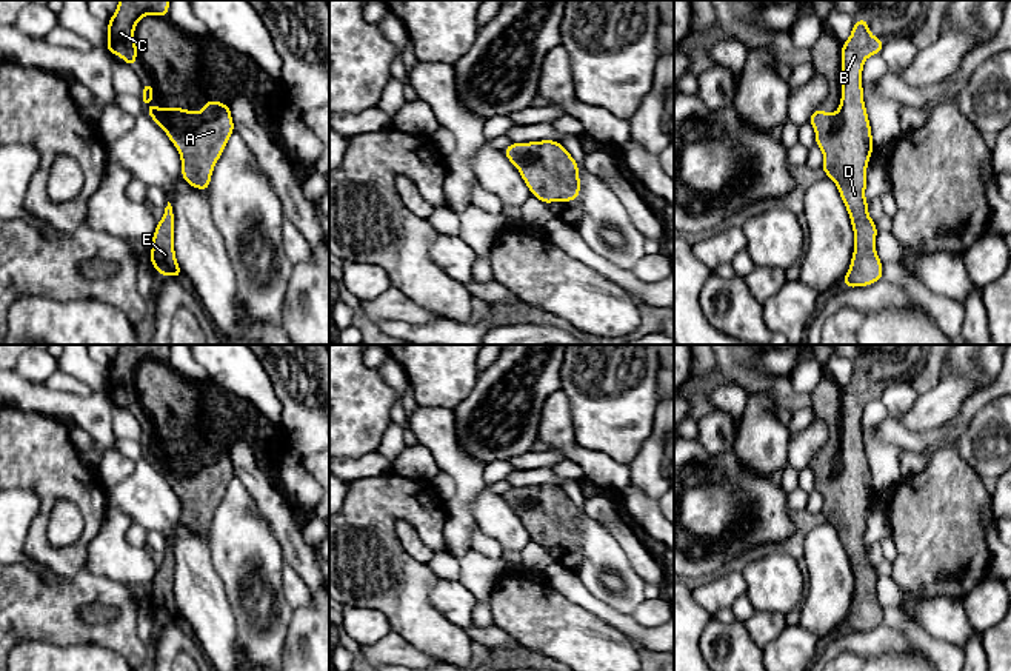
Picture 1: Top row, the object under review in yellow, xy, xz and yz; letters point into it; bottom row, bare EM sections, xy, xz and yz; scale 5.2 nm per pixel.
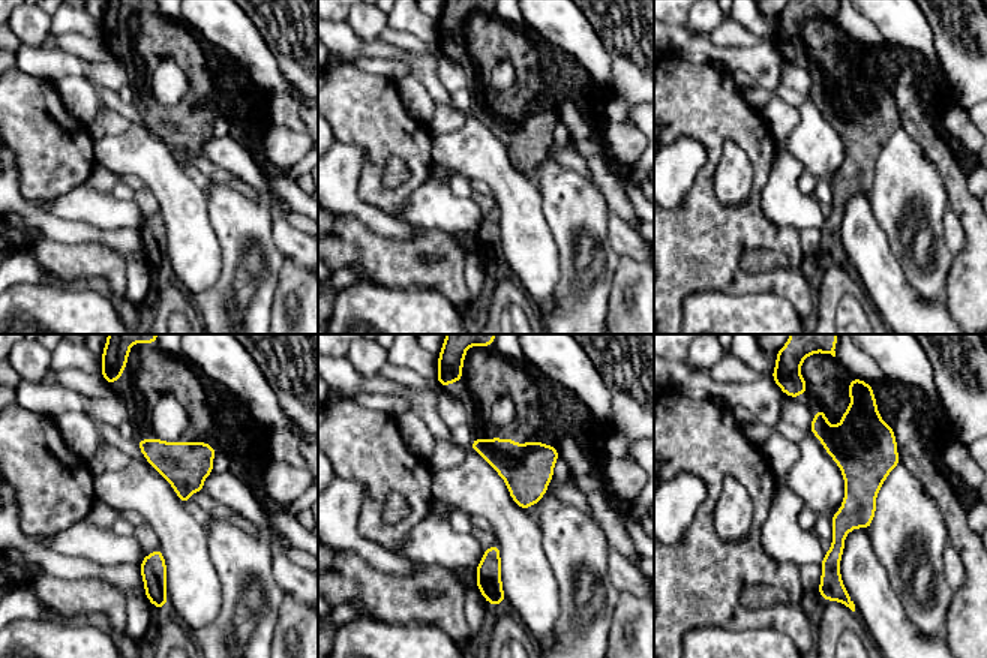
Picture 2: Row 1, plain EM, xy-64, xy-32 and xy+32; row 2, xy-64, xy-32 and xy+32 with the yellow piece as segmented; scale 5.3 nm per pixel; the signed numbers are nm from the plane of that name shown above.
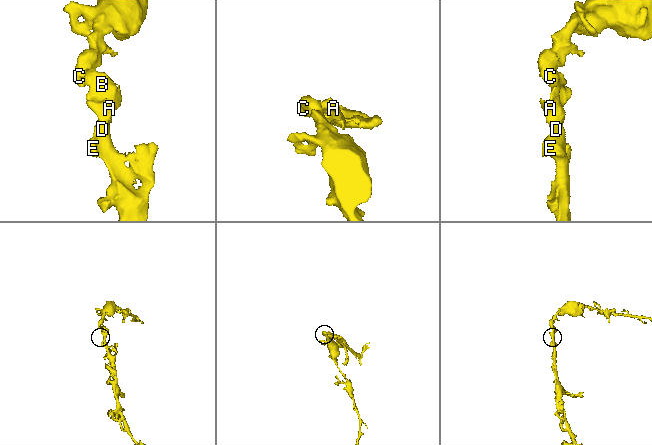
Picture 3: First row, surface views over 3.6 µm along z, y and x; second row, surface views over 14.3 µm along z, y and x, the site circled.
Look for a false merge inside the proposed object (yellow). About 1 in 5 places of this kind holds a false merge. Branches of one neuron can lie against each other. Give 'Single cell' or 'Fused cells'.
Single cell

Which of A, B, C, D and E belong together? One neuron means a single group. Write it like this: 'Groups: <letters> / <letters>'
Groups: A B C D E

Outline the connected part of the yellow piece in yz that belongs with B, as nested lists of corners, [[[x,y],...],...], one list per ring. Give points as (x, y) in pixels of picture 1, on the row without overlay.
[[[859,363],[842,389],[842,443],[836,459],[814,454],[816,489],[823,497],[823,517],[836,528],[854,574],[854,597],[843,622],[848,633],[869,631],[883,622],[883,608],[876,597],[877,571],[868,559],[866,511],[874,496],[873,479],[863,446],[863,406],[880,399],[883,385],[869,377],[866,363]]]

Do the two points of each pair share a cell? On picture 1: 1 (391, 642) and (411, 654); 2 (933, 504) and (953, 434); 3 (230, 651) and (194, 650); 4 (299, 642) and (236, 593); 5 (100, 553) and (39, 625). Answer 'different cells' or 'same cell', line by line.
1: same cell
2: different cells
3: different cells
4: different cells
5: different cells

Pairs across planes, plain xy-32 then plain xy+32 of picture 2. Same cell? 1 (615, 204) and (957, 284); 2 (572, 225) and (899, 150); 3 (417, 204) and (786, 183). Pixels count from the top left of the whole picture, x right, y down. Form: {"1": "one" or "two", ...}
{"1": "one", "2": "one", "3": "one"}

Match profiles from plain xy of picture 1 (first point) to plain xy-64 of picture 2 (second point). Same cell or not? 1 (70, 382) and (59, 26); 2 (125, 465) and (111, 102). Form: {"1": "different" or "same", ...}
{"1": "different", "2": "different"}

